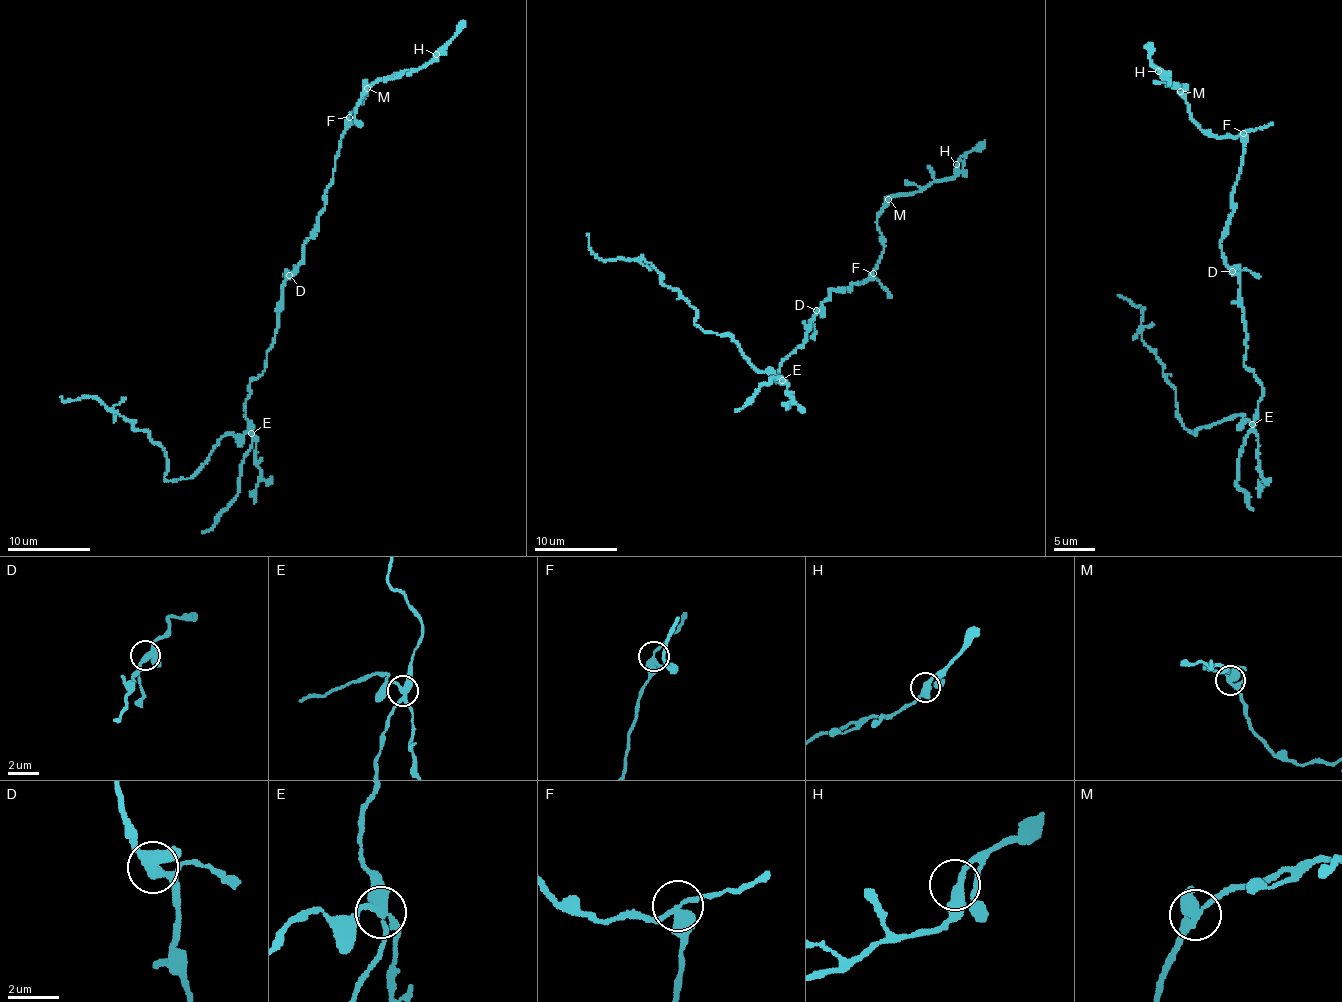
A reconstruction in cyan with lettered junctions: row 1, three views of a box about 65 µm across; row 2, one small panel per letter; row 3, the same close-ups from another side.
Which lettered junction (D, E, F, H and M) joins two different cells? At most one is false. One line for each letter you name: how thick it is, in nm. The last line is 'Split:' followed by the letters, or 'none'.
E: Thickness 360 nm
Split: E

